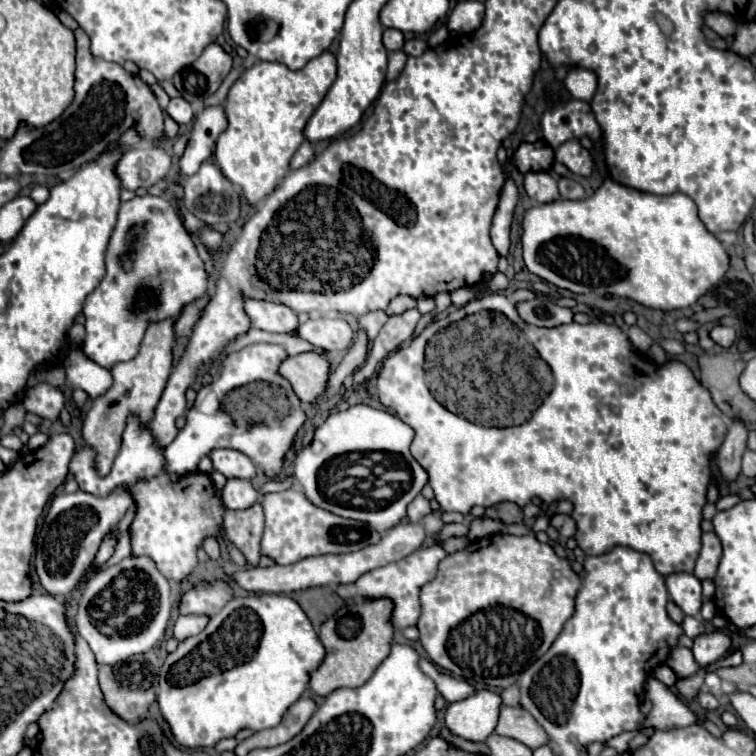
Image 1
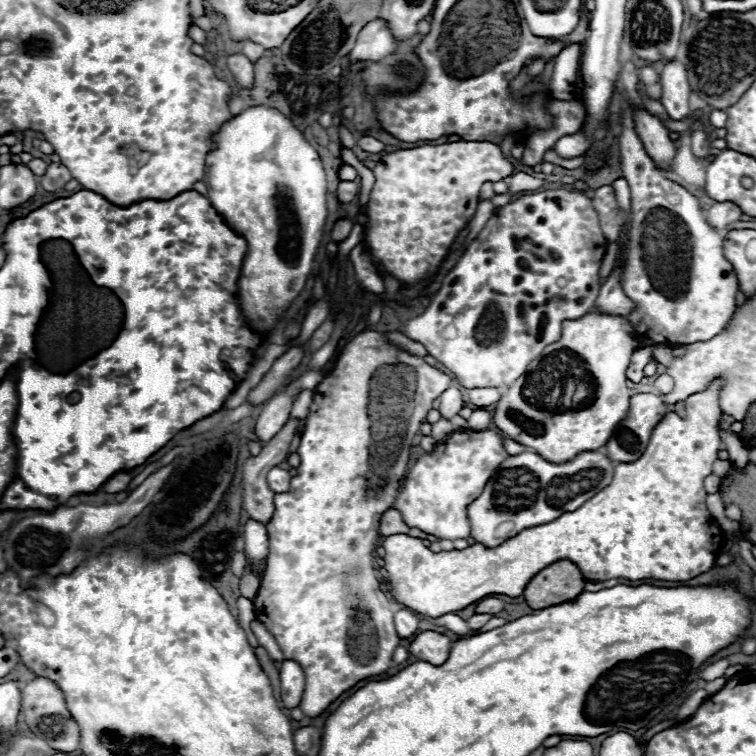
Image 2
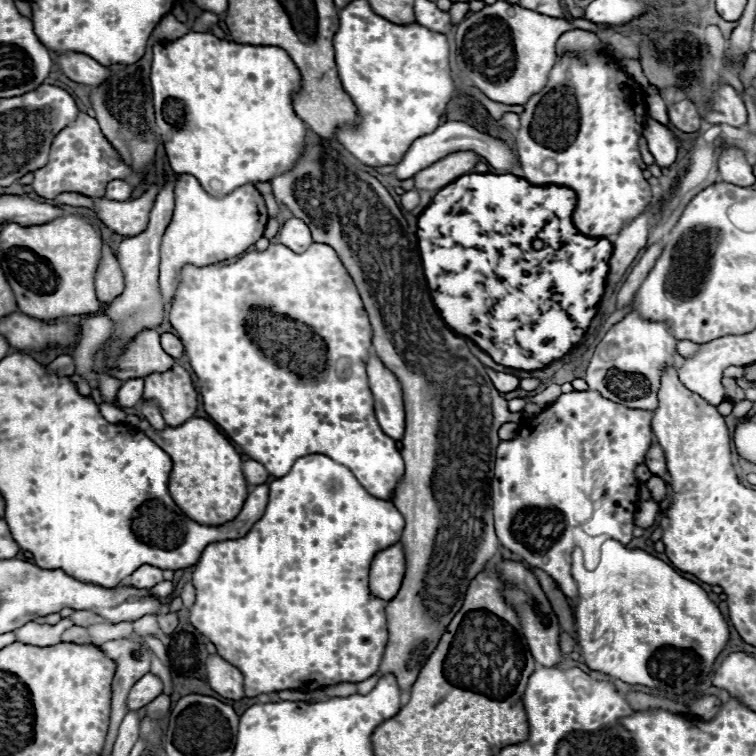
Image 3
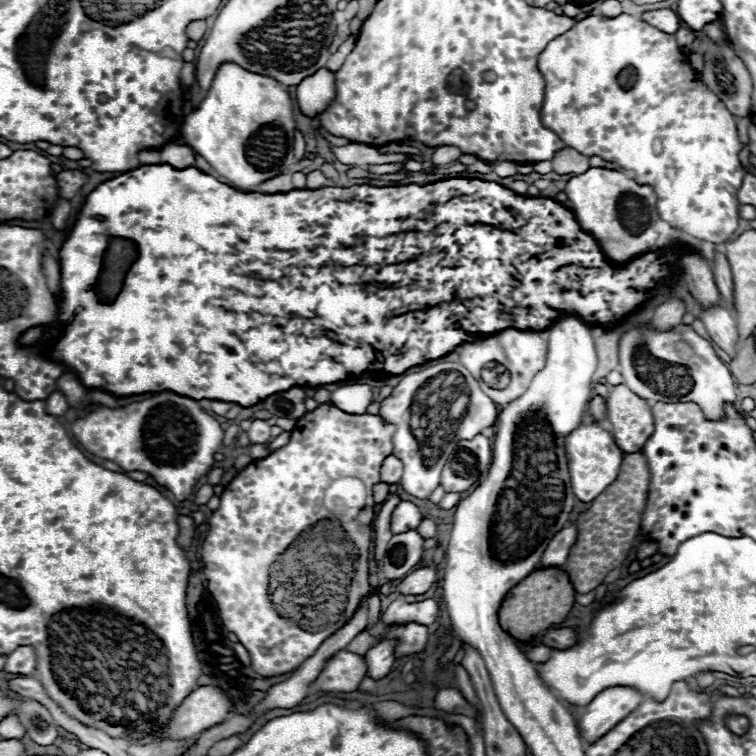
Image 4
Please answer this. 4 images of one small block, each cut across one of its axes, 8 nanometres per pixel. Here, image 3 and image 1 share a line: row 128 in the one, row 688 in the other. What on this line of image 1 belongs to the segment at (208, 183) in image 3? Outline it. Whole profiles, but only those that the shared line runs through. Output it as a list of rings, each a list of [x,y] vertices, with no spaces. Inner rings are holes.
[[[250,594],[234,598],[210,618],[202,634],[180,642],[176,652],[168,654],[164,660],[158,690],[160,712],[184,748],[214,746],[222,738],[236,736],[242,728],[272,728],[282,720],[288,706],[302,696],[310,682],[310,672],[320,666],[324,656],[326,650],[312,622],[292,598],[284,594]]]

